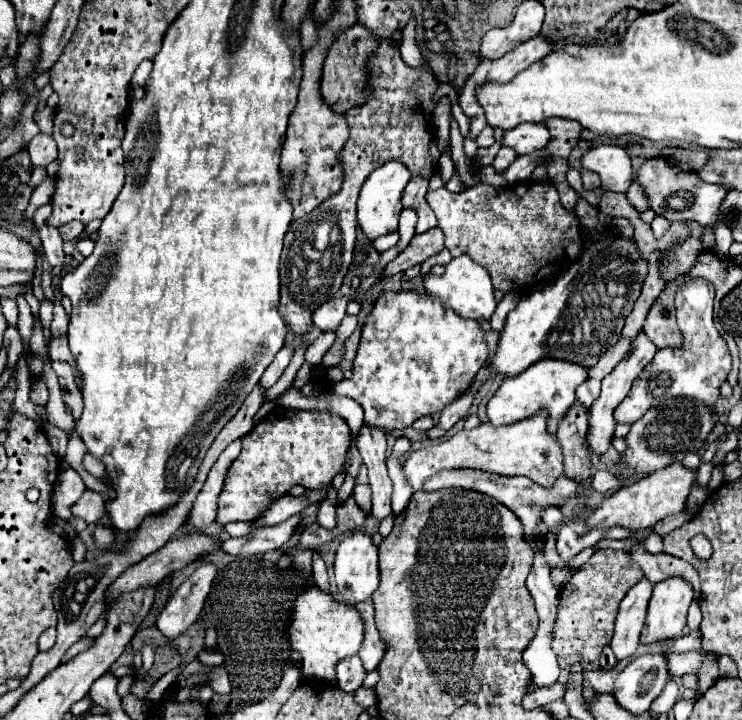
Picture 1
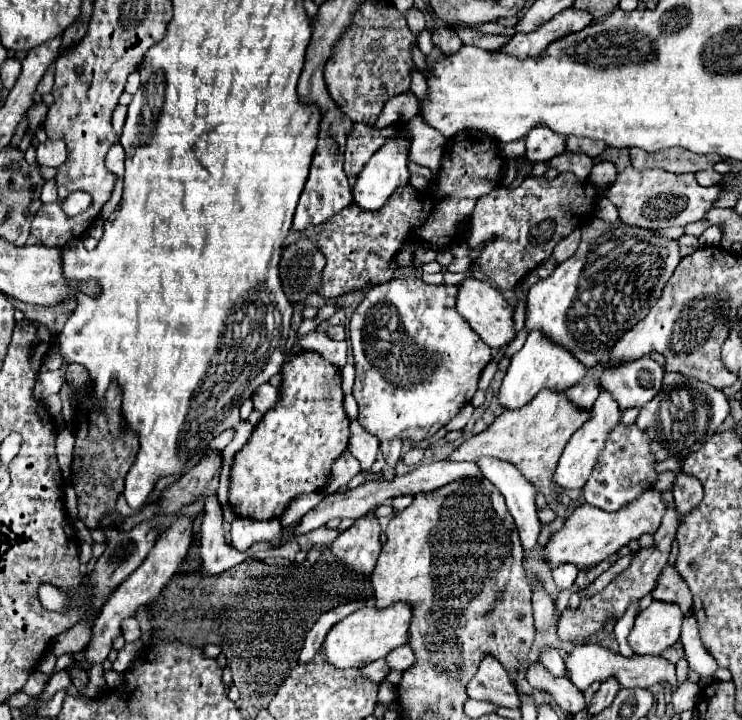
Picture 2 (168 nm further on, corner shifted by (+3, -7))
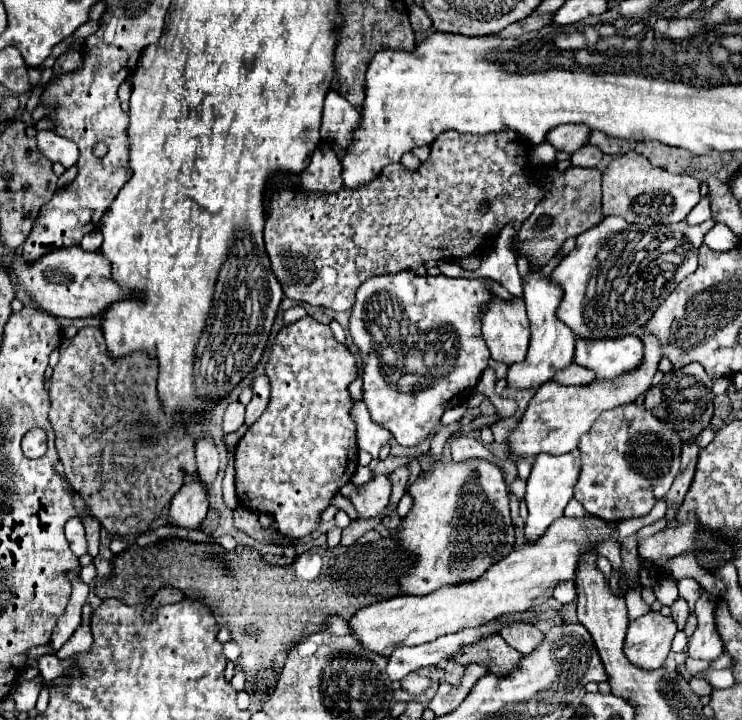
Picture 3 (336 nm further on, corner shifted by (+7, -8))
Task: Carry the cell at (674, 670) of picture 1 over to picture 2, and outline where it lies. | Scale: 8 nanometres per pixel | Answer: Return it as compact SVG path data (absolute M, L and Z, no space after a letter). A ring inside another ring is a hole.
M592 641L578 643L574 651L564 657L564 667L566 667L566 677L574 683L574 687L578 687L578 691L586 691L594 681L604 683L610 677L618 679L620 687L646 687L646 689L664 681L670 685L676 681L676 667L668 663L664 657L652 657L652 655L638 657L636 655L632 659L626 659L620 653L614 653Z

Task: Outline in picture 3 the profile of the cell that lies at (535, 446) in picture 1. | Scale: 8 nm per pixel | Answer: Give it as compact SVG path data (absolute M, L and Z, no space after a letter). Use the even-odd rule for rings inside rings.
M646 336L642 338L642 342L646 350L646 360L642 360L642 368L638 368L638 372L632 372L630 376L608 382L596 380L594 384L588 386L562 386L554 380L542 384L528 402L522 418L510 430L508 440L504 442L508 454L510 456L516 454L516 460L536 458L538 454L550 454L550 456L566 454L578 446L578 440L592 428L592 424L602 412L622 404L630 404L638 396L642 396L652 386L656 366L662 358L658 340L654 340L654 336Z

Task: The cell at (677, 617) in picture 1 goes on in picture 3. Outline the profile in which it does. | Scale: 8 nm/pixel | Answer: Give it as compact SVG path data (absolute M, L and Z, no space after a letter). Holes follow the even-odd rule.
M656 610L632 620L624 640L626 658L644 670L660 668L670 652L670 642L676 630L676 622Z

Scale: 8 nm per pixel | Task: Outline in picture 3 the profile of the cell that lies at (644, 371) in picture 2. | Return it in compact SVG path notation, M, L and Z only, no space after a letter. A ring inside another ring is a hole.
M638 336L622 340L576 340L574 362L592 370L598 380L612 380L634 372L644 360L644 344Z

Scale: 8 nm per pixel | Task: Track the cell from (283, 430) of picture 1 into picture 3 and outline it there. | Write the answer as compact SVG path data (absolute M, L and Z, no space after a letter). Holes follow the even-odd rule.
M304 316L302 320L284 326L276 336L272 354L266 362L266 376L272 386L268 408L238 442L236 496L240 506L258 514L270 514L284 536L302 538L318 528L322 510L352 478L358 466L356 426L350 418L352 398L348 394L348 384L358 376L358 368L354 356L332 336L328 326Z

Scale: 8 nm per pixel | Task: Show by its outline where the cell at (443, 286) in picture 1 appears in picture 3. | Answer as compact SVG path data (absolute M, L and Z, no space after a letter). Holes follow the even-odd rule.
M498 296L490 298L490 302L486 302L480 308L480 324L482 324L482 338L484 338L486 346L490 348L490 354L494 360L502 360L506 364L524 360L526 344L530 338L530 328L528 328L522 298L512 298L512 300L504 300Z

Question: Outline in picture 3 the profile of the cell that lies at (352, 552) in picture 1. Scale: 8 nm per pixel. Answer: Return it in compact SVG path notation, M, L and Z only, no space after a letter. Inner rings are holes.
M374 476L370 482L362 486L354 486L352 482L344 484L340 488L340 494L352 500L358 520L370 520L376 518L390 500L390 478L388 476Z

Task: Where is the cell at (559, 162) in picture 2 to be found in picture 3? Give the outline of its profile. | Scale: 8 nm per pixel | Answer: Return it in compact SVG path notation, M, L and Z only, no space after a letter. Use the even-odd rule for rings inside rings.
M582 146L570 156L572 166L578 166L578 168L596 168L600 160L602 160L602 152L598 152L598 148L594 146Z

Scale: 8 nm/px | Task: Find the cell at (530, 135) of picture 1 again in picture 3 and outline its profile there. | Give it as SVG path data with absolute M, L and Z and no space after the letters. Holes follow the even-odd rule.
M570 124L570 126L558 126L558 128L552 128L546 134L544 142L552 144L560 152L572 154L572 152L576 152L578 148L584 146L588 134L590 134L590 128L574 128L574 124Z

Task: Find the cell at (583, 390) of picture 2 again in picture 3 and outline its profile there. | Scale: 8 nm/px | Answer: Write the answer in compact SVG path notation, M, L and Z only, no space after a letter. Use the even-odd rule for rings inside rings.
M570 364L570 368L564 368L554 376L558 384L564 386L578 386L578 384L592 384L594 382L594 372L586 372L586 368L578 368L578 364Z

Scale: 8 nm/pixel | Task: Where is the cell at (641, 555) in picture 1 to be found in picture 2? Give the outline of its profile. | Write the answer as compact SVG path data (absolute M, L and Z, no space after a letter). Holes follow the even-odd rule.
M666 565L666 569L662 571L656 589L652 591L652 597L656 601L664 601L664 603L676 603L682 613L690 613L692 611L692 595L690 589L686 587L686 581L670 567Z

